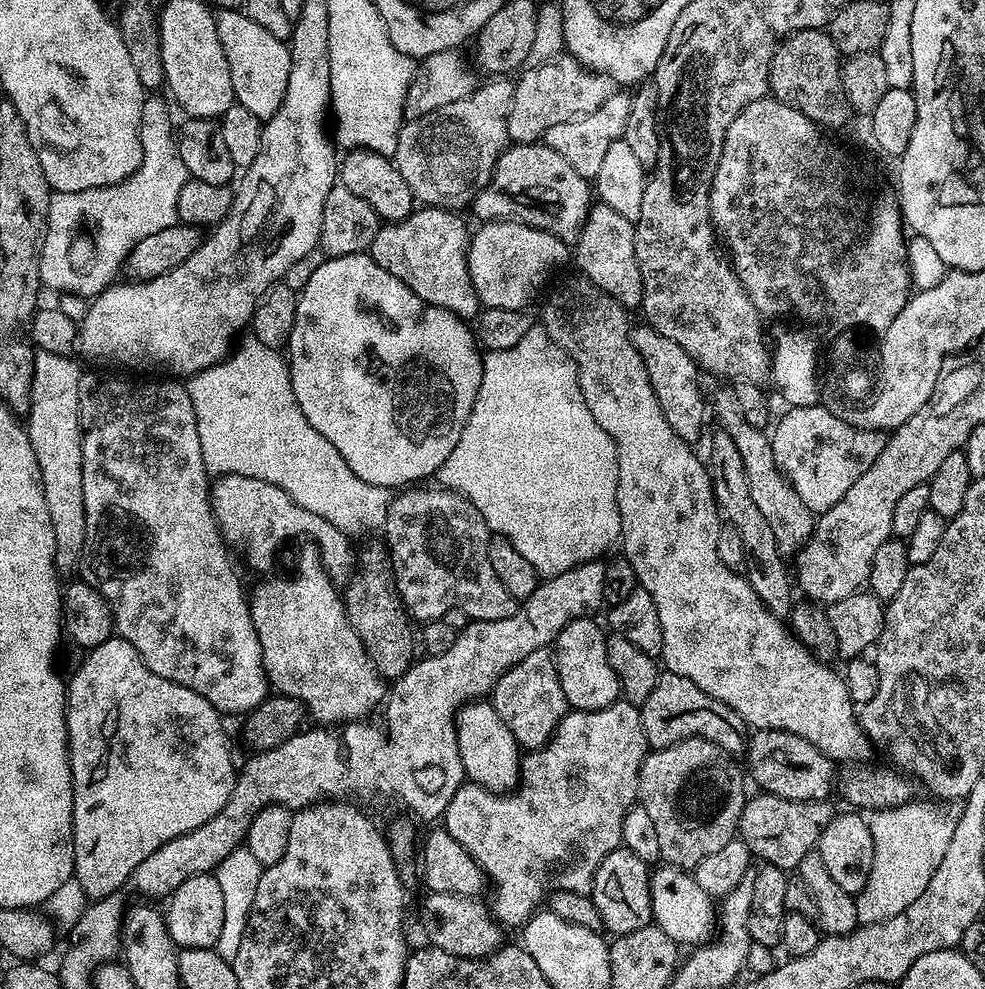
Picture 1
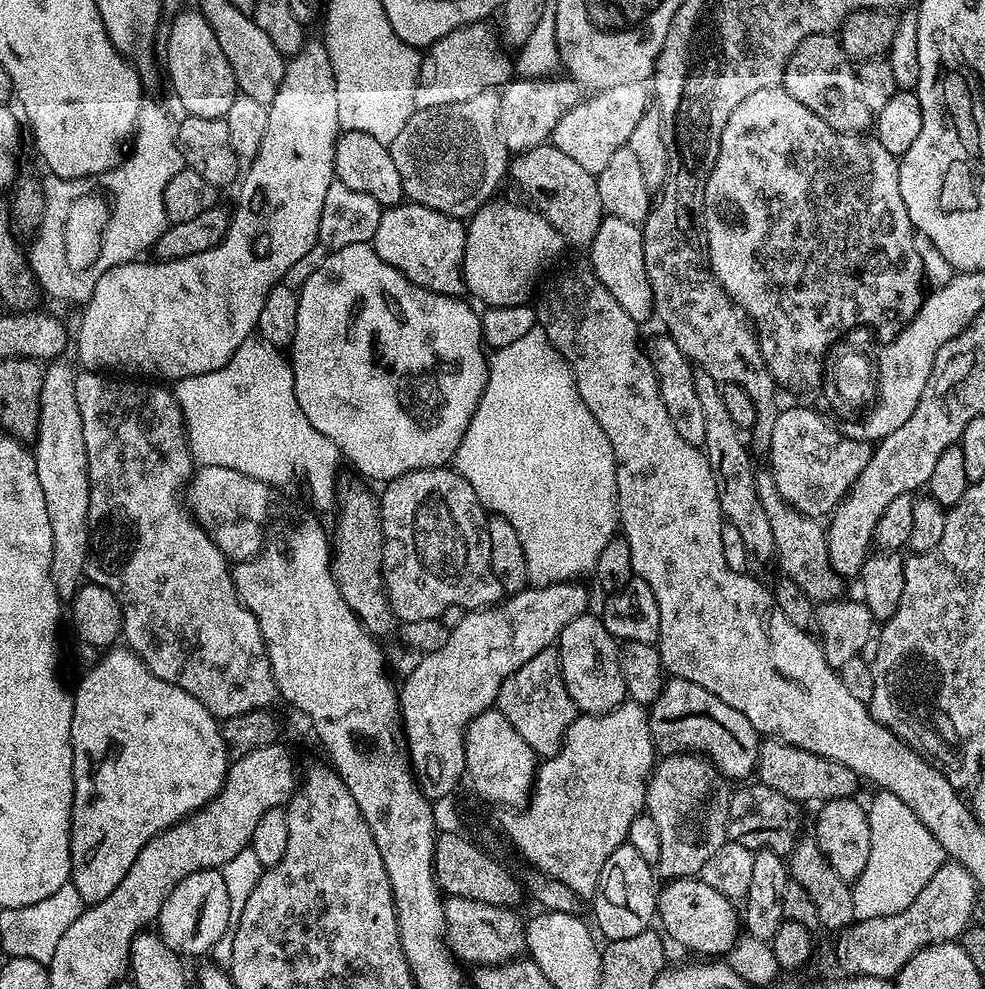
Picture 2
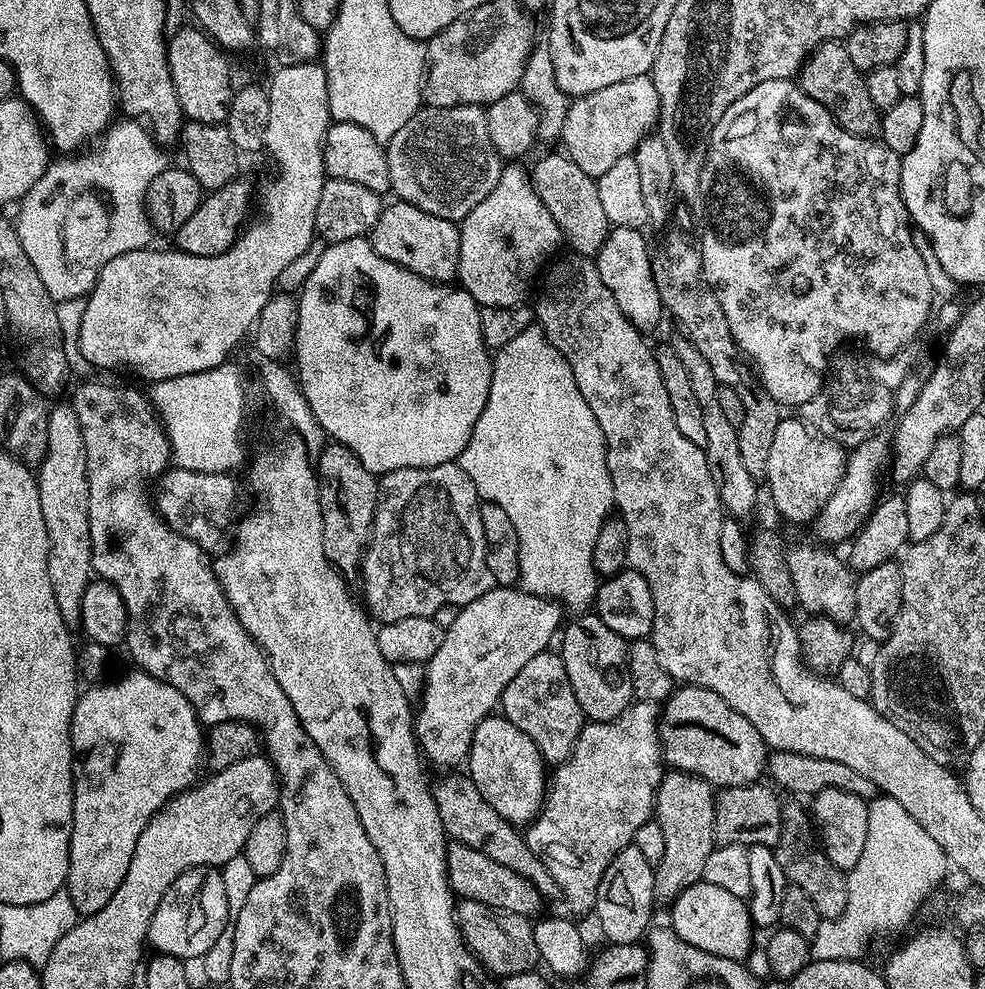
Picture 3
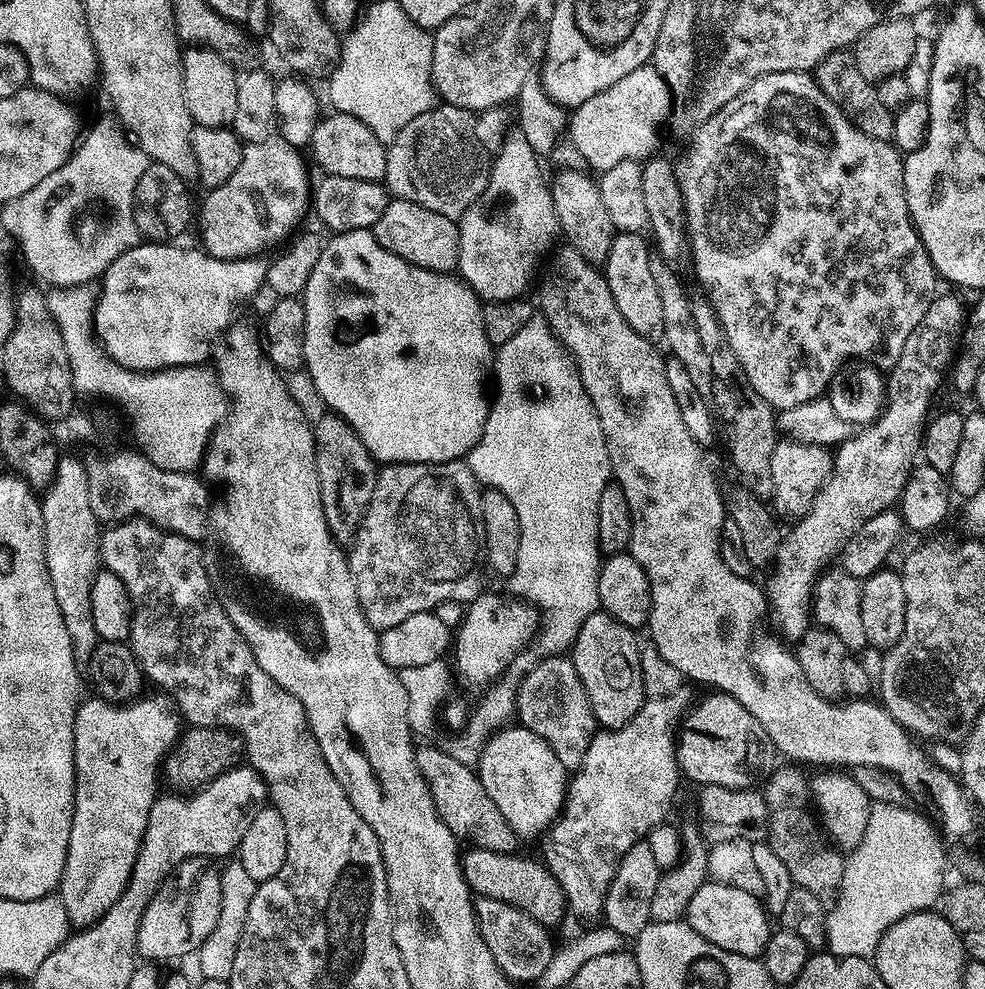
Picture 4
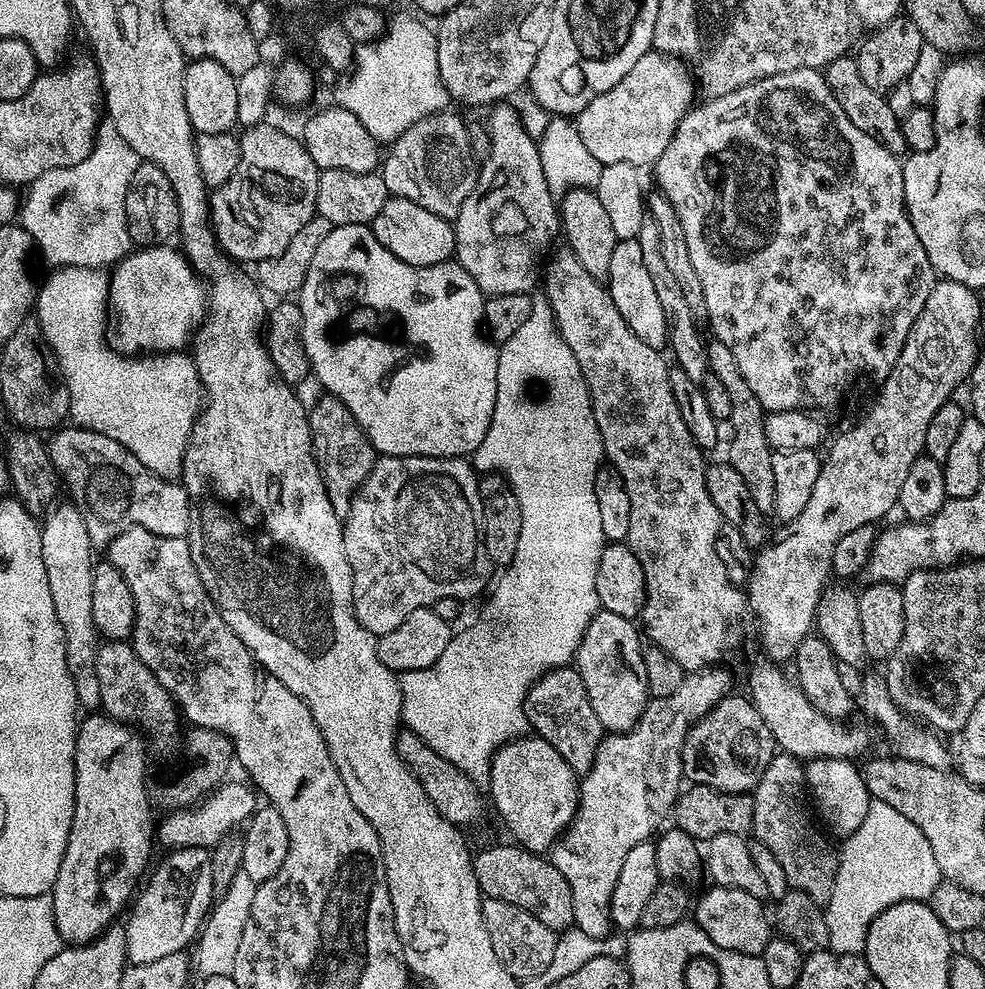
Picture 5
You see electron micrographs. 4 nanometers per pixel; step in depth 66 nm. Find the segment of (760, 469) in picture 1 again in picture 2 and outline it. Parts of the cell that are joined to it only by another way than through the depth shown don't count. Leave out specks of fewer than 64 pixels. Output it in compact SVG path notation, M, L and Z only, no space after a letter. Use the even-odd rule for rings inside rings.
M760 470L756 473L756 489L758 502L762 502L762 510L770 518L770 530L774 533L774 546L776 547L775 563L787 579L799 586L803 595L809 596L814 602L825 600L838 600L845 595L845 577L840 576L832 568L828 560L828 538L826 528L815 516L802 514L796 508L791 508L778 494L778 486L774 482L771 471Z

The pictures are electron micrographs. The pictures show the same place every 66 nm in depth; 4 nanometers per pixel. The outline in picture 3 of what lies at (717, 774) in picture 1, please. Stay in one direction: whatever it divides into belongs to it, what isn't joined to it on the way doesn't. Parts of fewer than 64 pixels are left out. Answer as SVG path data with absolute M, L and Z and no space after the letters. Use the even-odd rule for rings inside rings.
M665 771L656 791L654 818L660 824L662 842L664 843L662 858L654 865L654 898L657 905L668 906L678 898L678 894L682 894L682 890L703 880L702 870L706 867L706 858L710 858L713 848L717 847L716 792L713 785L700 776L695 776L693 772Z

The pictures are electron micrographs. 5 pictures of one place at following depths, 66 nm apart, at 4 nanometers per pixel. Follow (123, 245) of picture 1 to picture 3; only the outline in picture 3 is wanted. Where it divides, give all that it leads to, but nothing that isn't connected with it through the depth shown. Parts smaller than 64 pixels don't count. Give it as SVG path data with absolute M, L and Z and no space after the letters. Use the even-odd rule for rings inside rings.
M135 118L117 119L82 153L51 161L42 178L19 201L18 218L14 220L19 241L30 257L34 270L38 270L42 286L46 286L46 290L50 290L50 294L59 302L56 306L58 322L65 337L64 348L68 351L69 365L76 366L82 360L79 328L82 326L85 301L81 298L87 297L92 291L99 272L112 258L147 247L154 237L154 229L148 219L147 195L148 188L158 178L158 174L170 166L170 160L164 152L167 151L157 143L156 137L141 121Z

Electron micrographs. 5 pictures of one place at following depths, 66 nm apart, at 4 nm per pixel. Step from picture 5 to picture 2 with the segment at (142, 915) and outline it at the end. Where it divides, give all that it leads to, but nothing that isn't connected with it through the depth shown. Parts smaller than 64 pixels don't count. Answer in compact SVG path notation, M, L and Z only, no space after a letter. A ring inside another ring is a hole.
M203 868L182 878L182 882L178 882L174 890L170 890L170 898L164 900L158 917L158 931L170 950L179 952L181 957L189 958L188 956L200 956L203 952L204 955L211 953L215 943L229 935L233 920L221 869Z

